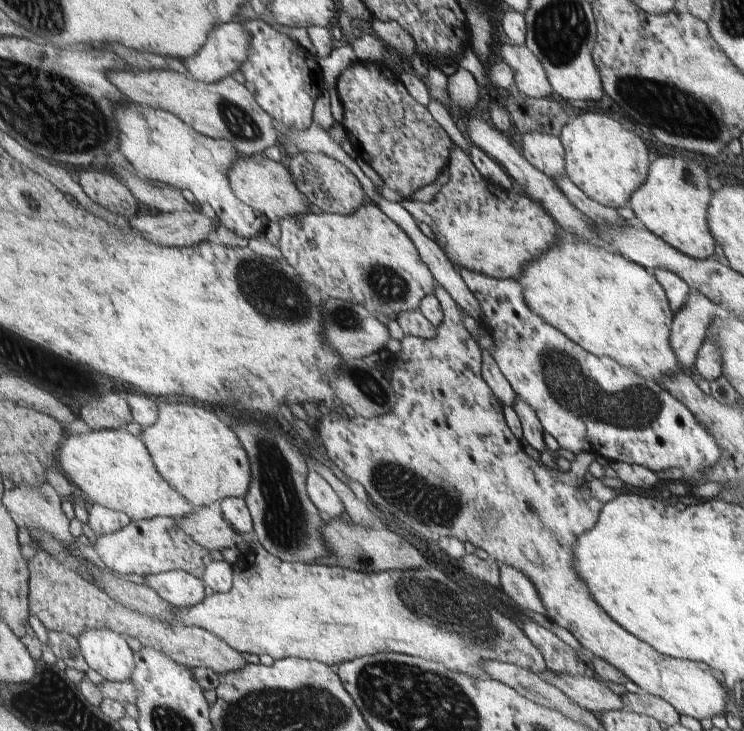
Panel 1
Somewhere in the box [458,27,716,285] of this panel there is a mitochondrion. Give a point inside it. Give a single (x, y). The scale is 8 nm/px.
(693, 178)

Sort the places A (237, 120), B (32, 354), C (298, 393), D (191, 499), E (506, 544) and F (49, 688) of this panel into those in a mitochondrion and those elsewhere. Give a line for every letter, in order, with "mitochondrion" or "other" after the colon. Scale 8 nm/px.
A: mitochondrion
B: other
C: other
D: other
E: other
F: other

